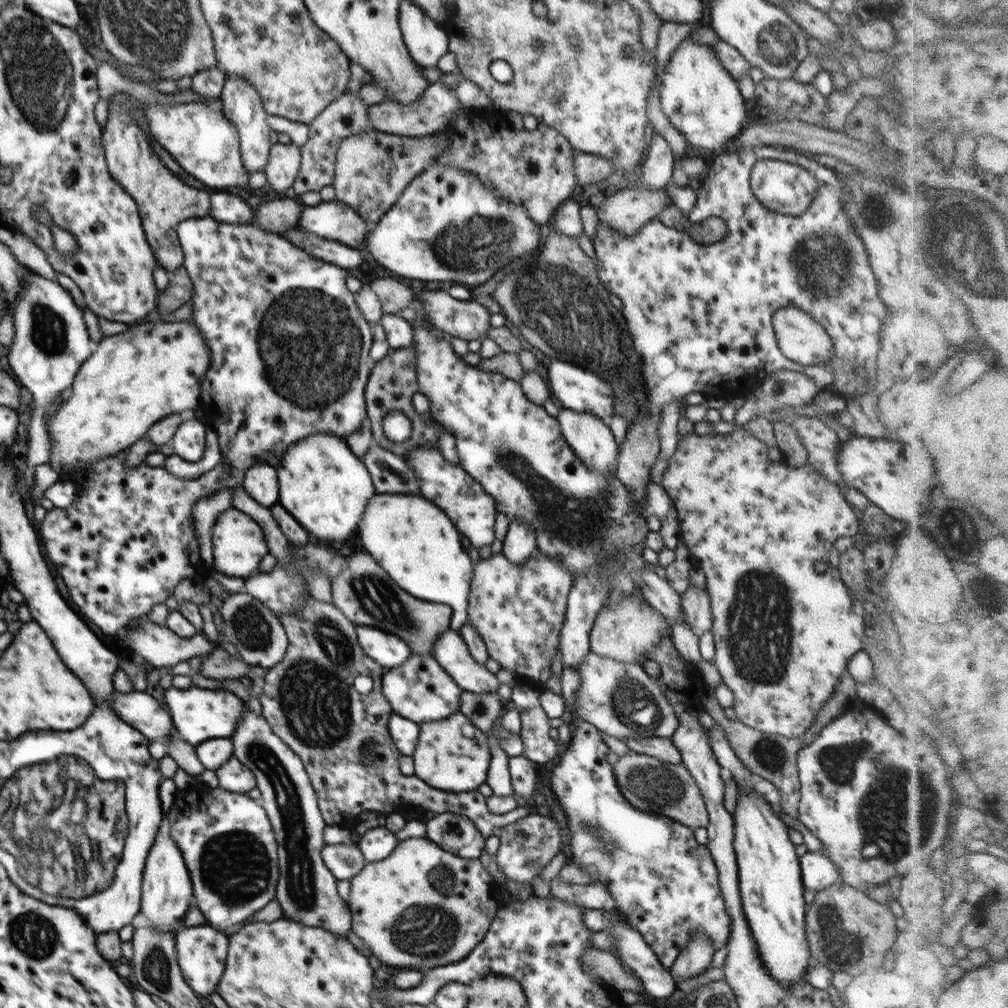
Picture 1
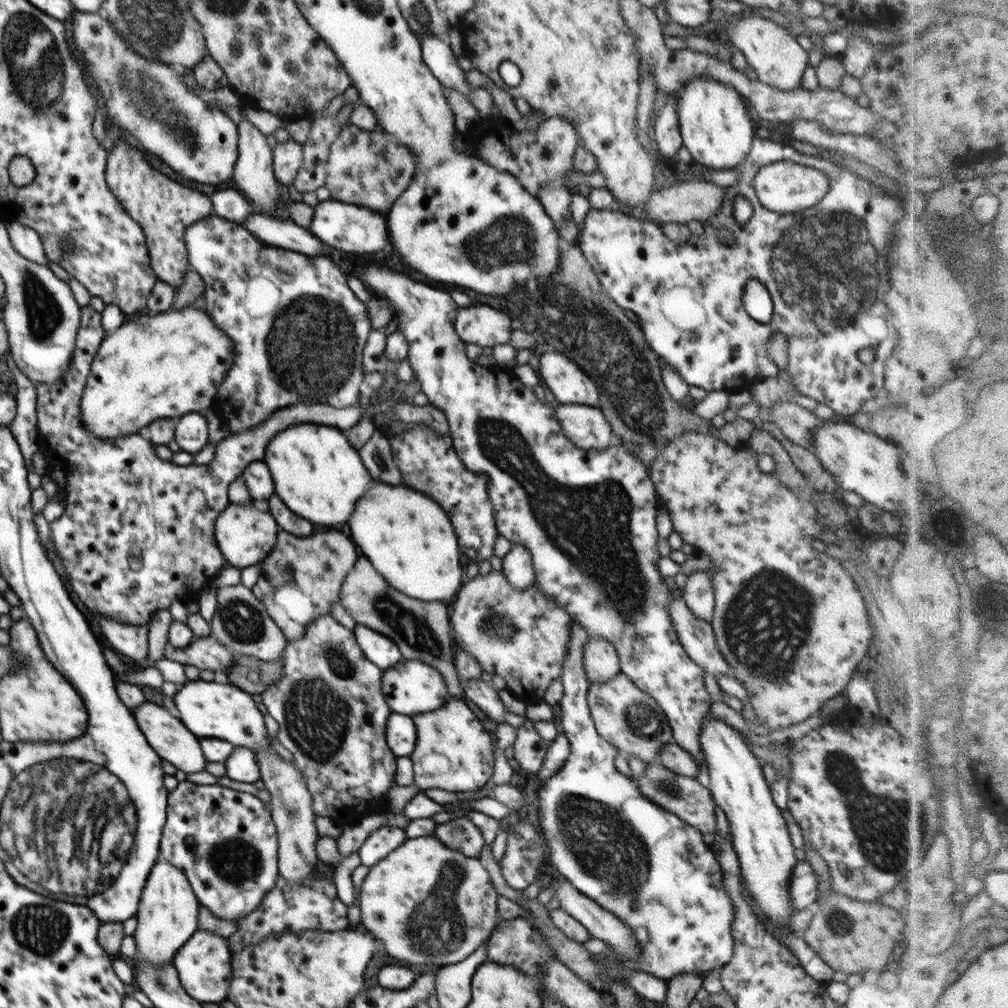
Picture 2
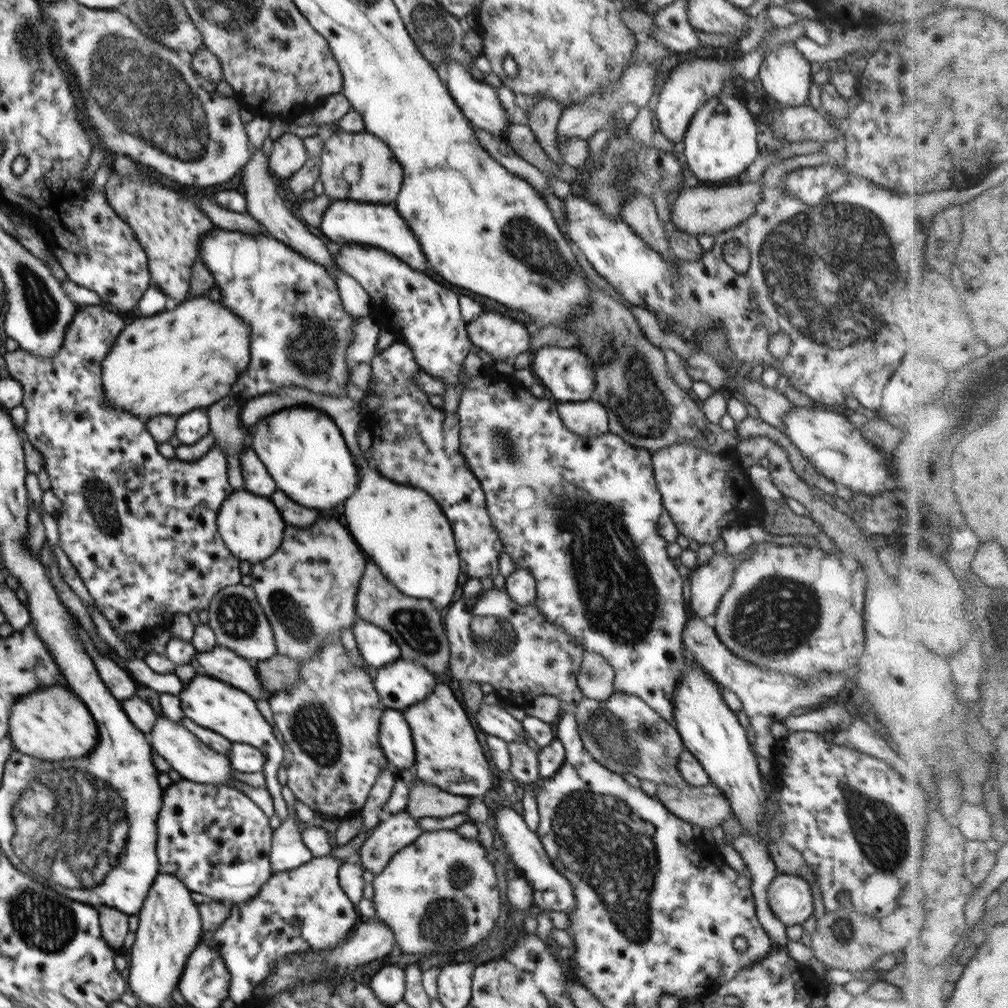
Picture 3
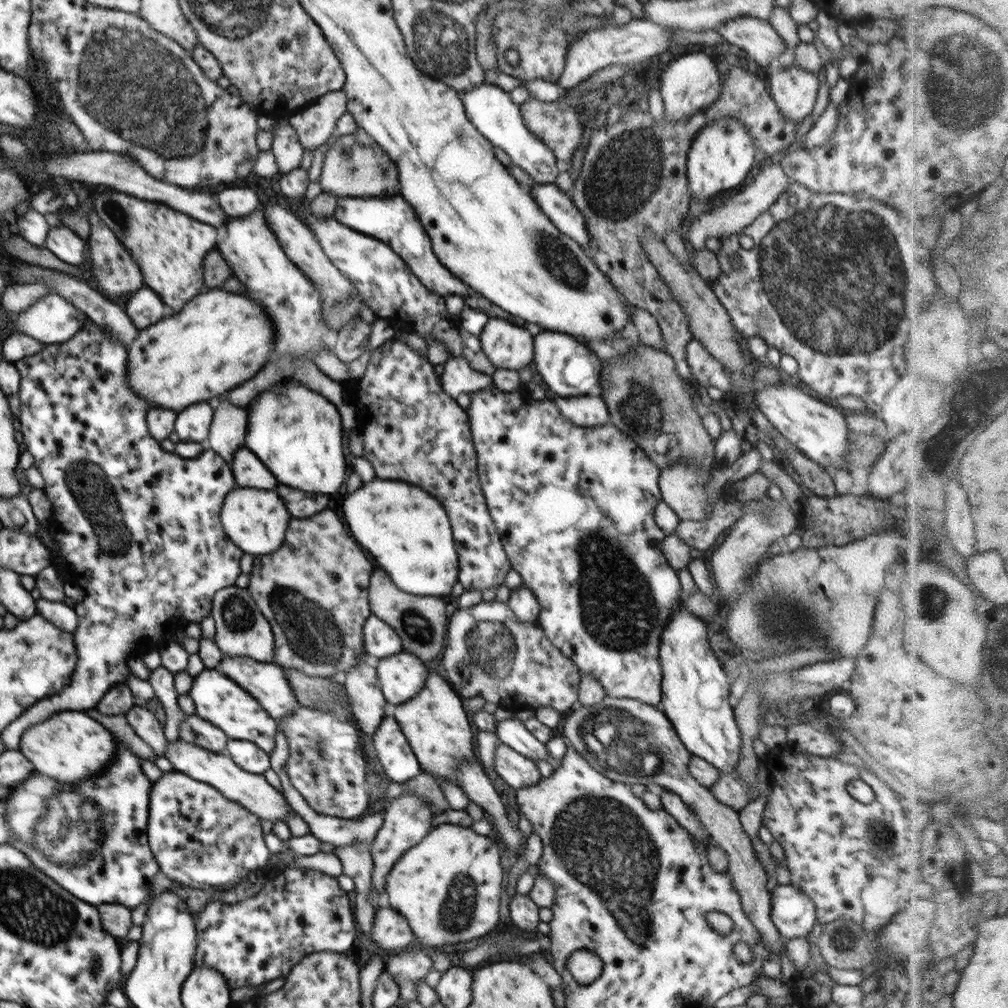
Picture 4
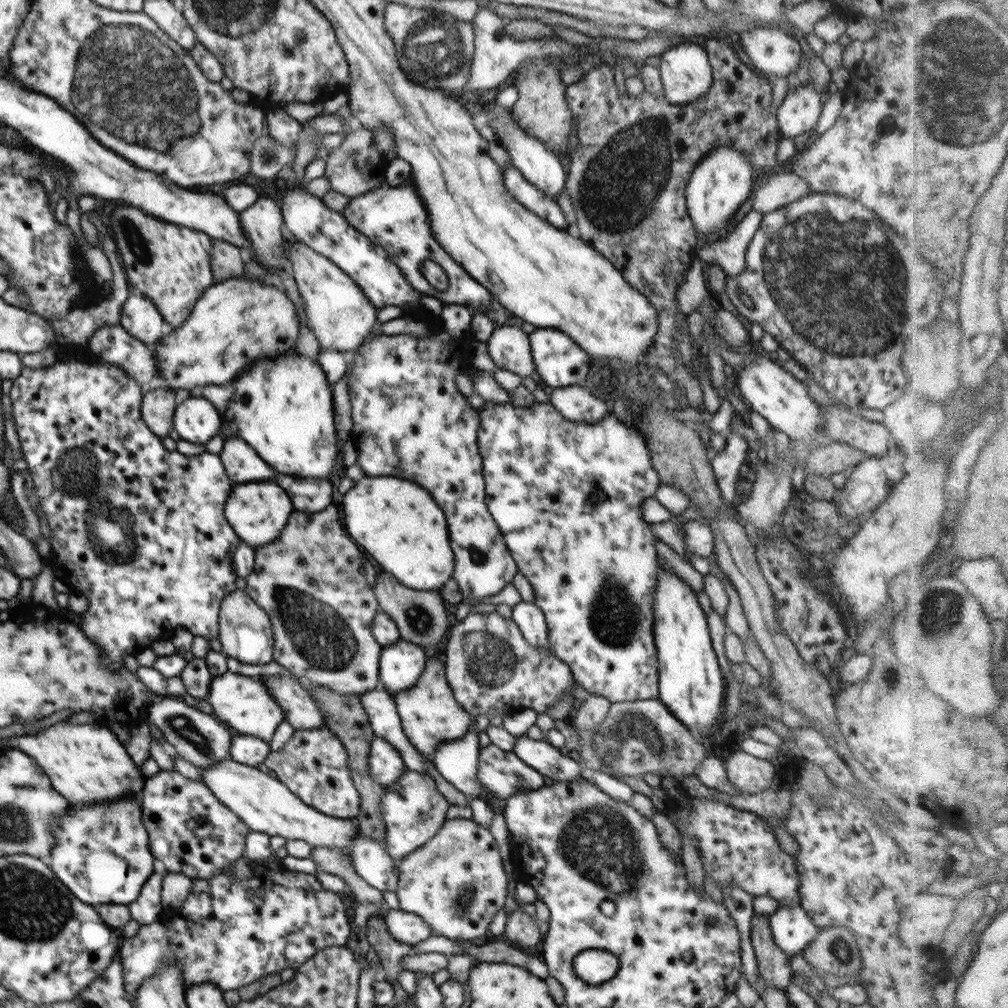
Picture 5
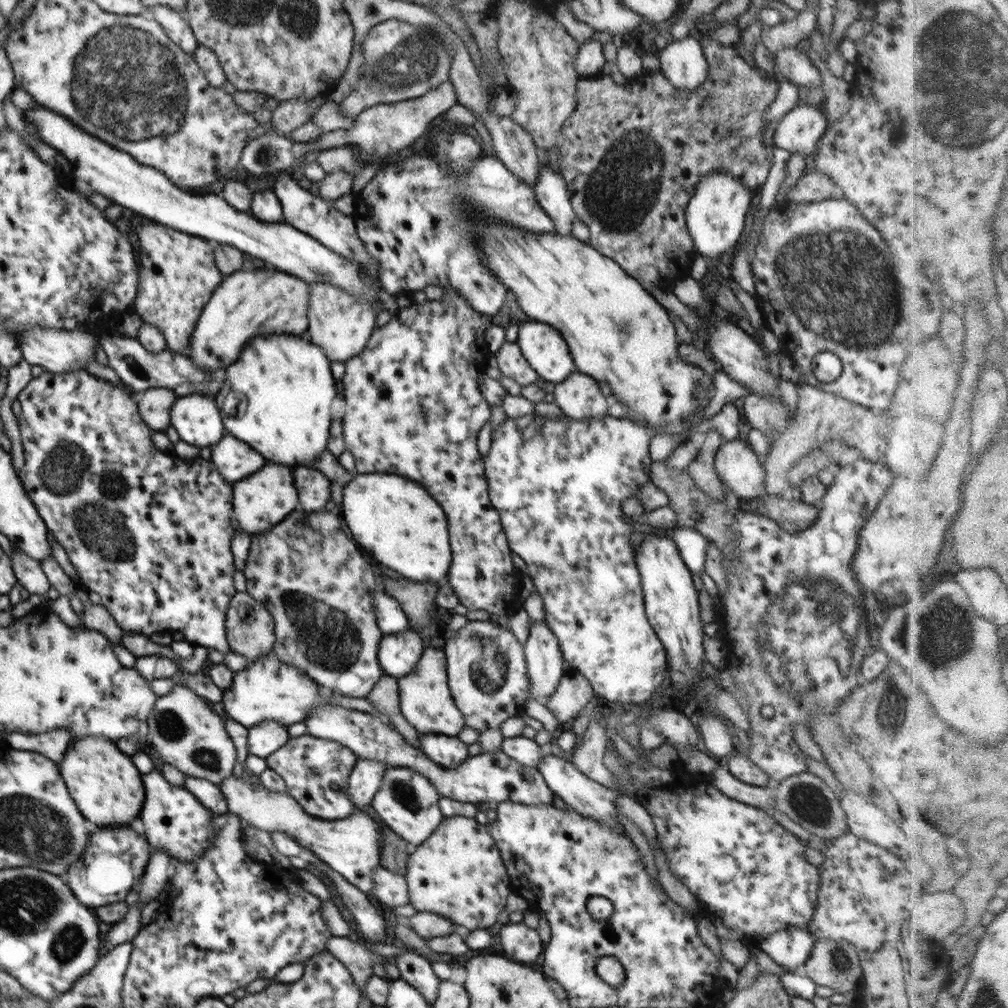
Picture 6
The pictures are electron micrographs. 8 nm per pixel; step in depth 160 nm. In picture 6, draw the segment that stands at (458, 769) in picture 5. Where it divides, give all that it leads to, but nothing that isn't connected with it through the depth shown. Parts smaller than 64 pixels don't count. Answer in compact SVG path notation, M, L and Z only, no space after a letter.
M424 734L420 736L420 750L442 768L456 768L470 757L468 745L458 737Z

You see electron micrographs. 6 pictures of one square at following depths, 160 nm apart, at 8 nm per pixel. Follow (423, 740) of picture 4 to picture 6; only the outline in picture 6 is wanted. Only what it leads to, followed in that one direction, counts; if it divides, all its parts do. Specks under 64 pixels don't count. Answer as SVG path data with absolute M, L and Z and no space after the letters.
M426 647L415 669L397 679L399 684L400 712L420 736L436 734L458 737L466 726L462 712L458 710L448 684L447 660L444 650Z

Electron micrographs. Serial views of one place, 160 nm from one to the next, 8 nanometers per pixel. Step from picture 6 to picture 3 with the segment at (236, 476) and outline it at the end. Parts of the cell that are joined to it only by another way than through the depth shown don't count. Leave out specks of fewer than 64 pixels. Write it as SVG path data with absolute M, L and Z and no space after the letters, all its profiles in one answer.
M247 448L240 455L243 488L255 495L271 496L277 489L273 476L266 470L264 463L252 448Z

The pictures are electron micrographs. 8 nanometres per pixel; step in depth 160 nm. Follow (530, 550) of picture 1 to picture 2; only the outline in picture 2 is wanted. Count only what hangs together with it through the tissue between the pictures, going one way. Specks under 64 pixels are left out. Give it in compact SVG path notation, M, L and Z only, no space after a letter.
M512 544L510 552L502 560L502 572L515 590L526 590L536 581L532 557L525 546Z

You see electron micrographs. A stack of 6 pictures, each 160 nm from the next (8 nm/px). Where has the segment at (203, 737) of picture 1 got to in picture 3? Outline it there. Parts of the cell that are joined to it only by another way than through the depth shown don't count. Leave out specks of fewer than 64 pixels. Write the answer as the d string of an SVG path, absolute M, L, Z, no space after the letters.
M197 674L185 685L178 696L185 718L192 720L198 726L224 736L230 740L231 744L248 744L264 754L264 778L267 790L273 798L275 814L281 821L286 819L290 815L290 800L286 790L278 781L278 771L282 767L283 749L273 734L272 724L262 716L256 707L256 701L239 688L234 688L216 677L204 674Z

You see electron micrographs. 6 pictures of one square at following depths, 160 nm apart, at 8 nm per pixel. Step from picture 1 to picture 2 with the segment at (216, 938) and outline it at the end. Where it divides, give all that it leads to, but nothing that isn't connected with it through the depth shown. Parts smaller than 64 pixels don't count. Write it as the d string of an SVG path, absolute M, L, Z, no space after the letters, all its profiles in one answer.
M199 928L176 953L173 965L182 987L194 1000L220 1004L227 1000L228 987L233 977L231 958L232 952L226 937Z

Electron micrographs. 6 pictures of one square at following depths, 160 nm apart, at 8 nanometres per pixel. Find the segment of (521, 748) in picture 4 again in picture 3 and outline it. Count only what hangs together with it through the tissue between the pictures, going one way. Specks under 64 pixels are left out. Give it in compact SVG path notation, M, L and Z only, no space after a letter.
M485 699L476 713L475 720L478 727L486 735L496 736L510 742L526 742L527 732L523 724L518 722L514 716L508 714L505 706L498 706L496 699Z

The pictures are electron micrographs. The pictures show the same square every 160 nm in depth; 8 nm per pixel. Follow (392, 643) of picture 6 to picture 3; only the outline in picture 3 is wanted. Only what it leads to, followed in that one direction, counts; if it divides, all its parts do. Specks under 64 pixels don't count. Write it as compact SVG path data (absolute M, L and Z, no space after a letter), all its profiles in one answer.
M398 659L374 671L373 686L386 709L403 711L432 692L436 679L424 665Z

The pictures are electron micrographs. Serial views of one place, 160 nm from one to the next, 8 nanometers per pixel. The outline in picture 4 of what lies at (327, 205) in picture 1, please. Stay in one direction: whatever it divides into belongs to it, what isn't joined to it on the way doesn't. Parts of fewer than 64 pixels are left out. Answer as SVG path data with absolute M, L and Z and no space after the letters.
M400 194L391 197L339 197L336 210L332 214L340 224L350 230L356 230L364 236L371 237L392 248L392 251L412 270L424 287L432 293L447 297L460 295L469 301L474 297L473 292L448 268L440 264L432 245L420 224L419 216L411 204Z

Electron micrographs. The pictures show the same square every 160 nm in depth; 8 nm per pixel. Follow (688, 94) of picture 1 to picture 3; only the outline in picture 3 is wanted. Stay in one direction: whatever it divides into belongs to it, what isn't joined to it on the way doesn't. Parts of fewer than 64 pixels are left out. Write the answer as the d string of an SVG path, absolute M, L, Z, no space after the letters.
M715 96L706 101L692 117L682 144L688 169L699 182L724 182L735 178L756 160L762 152L758 148L756 111L733 96Z

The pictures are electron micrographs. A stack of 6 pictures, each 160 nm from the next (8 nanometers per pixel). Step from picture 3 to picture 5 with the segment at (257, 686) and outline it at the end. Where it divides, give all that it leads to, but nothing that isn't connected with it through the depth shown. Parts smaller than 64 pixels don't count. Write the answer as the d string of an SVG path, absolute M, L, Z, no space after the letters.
M262 675L260 679L282 708L284 720L295 730L325 728L326 720L318 701L296 679L287 675Z

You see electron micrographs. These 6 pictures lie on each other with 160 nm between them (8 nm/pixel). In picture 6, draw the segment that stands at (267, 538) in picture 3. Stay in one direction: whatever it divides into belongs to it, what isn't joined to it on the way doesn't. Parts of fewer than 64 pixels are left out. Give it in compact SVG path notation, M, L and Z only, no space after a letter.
M265 462L260 472L255 472L240 482L233 483L233 517L239 528L249 536L264 532L282 522L298 504L298 492L294 488L292 468L276 462Z

